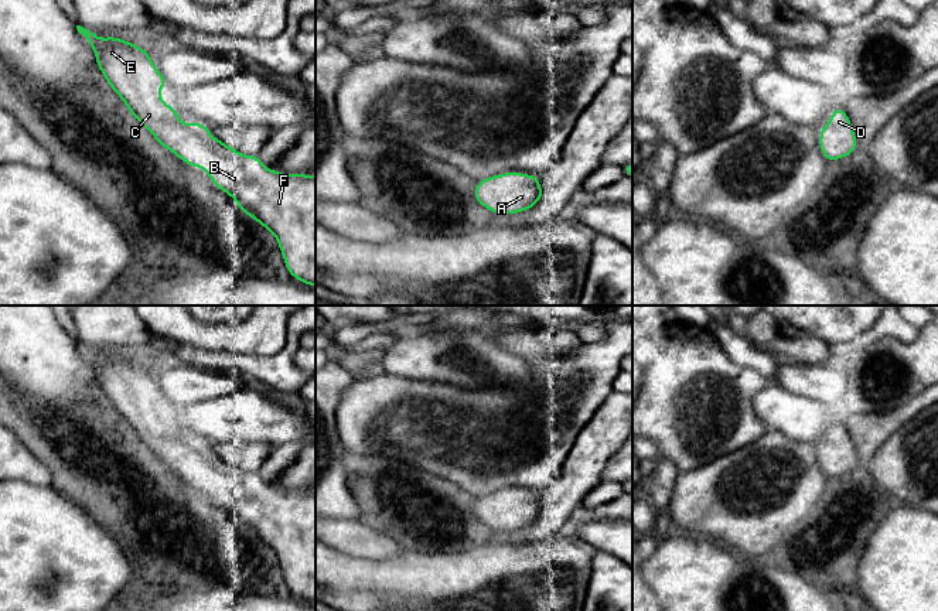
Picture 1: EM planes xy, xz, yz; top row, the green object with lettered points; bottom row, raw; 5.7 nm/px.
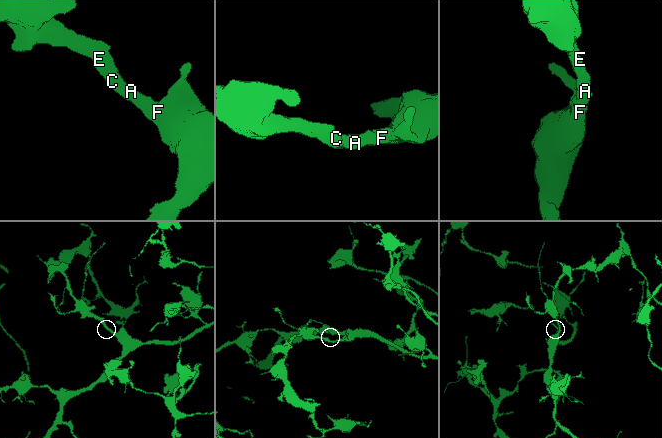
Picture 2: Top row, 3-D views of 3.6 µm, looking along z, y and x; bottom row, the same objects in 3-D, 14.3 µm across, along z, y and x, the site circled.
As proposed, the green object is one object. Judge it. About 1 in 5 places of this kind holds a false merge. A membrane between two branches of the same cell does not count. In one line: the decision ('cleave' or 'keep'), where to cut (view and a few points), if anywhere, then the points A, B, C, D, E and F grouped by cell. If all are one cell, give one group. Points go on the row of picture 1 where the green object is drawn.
keep; cut none; groups A B C D E F

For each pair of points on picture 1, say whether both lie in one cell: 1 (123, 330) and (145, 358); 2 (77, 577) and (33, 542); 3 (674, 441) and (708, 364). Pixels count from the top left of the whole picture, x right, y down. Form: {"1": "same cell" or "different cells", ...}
{"1": "different cells", "2": "same cell", "3": "same cell"}

